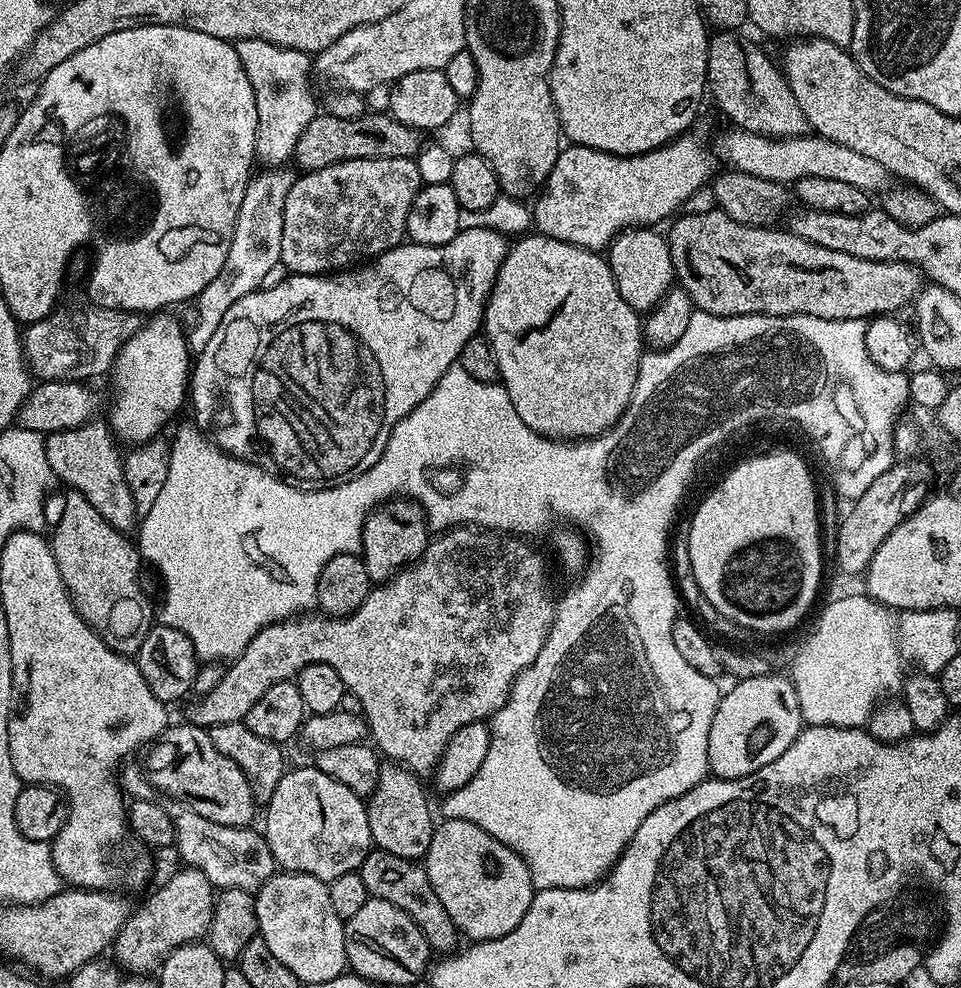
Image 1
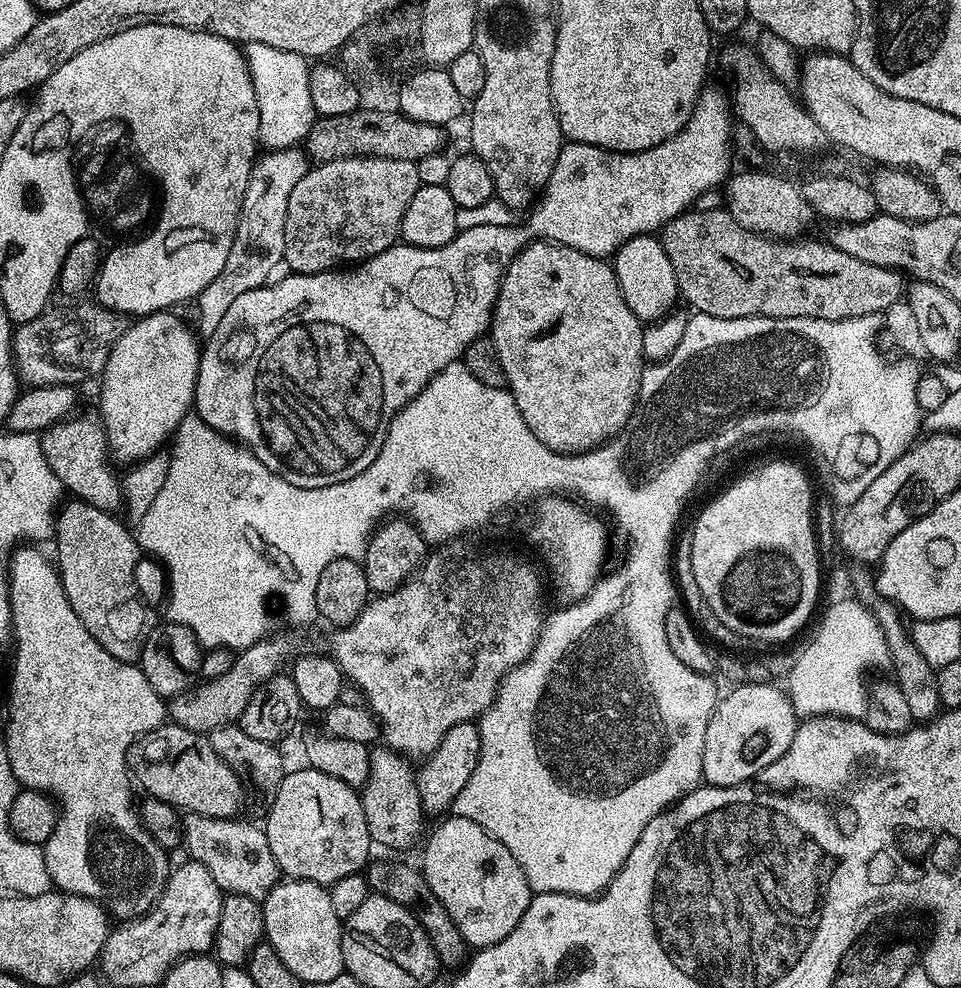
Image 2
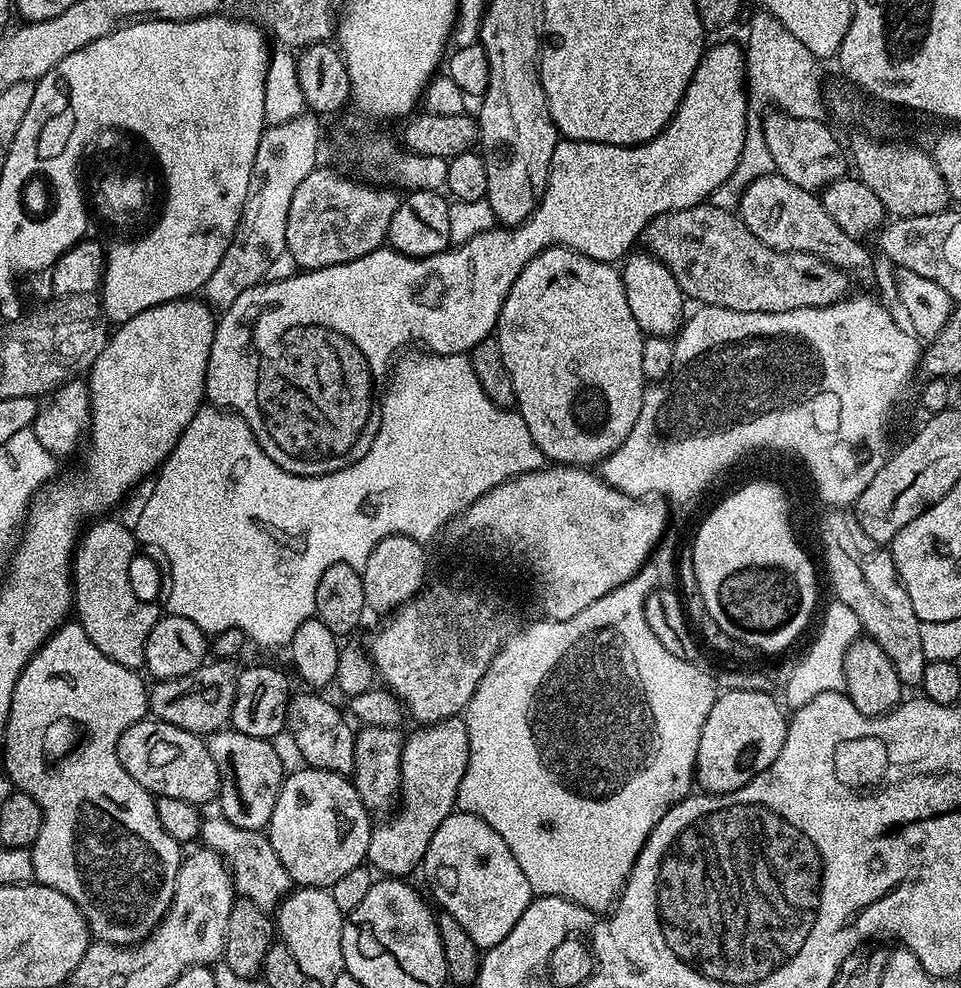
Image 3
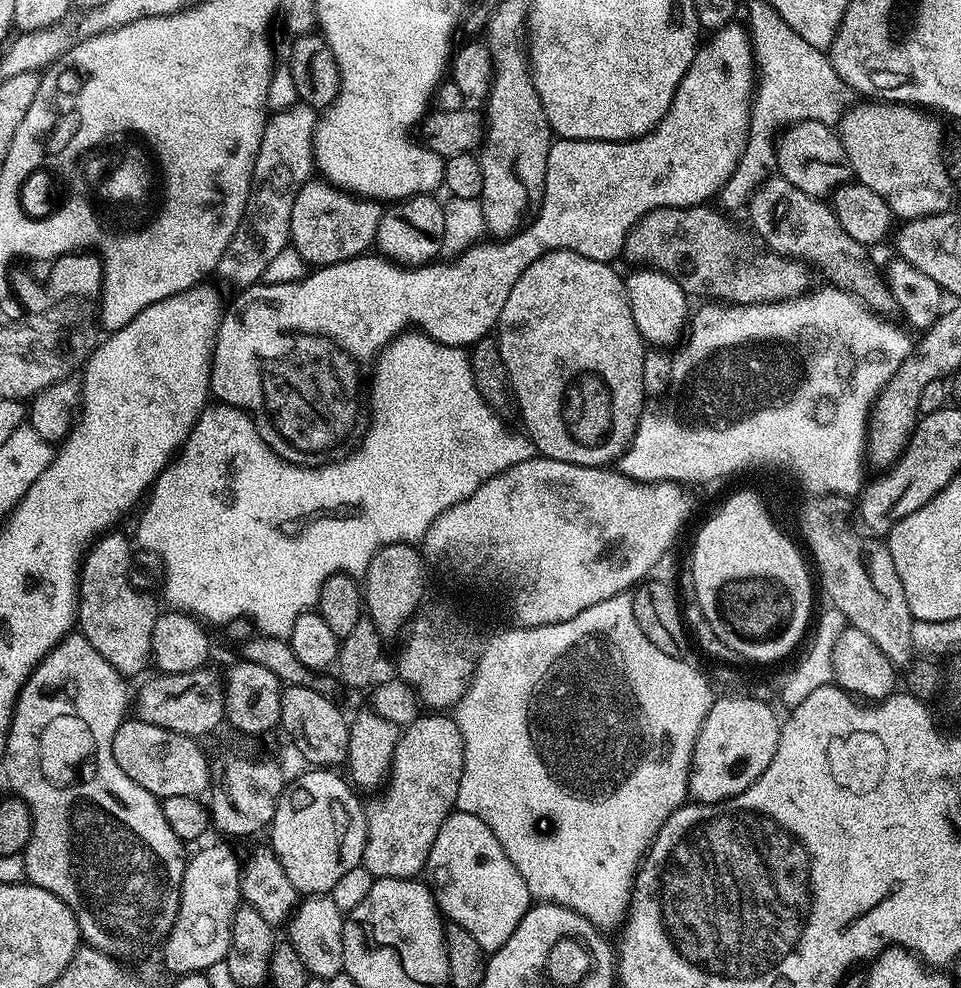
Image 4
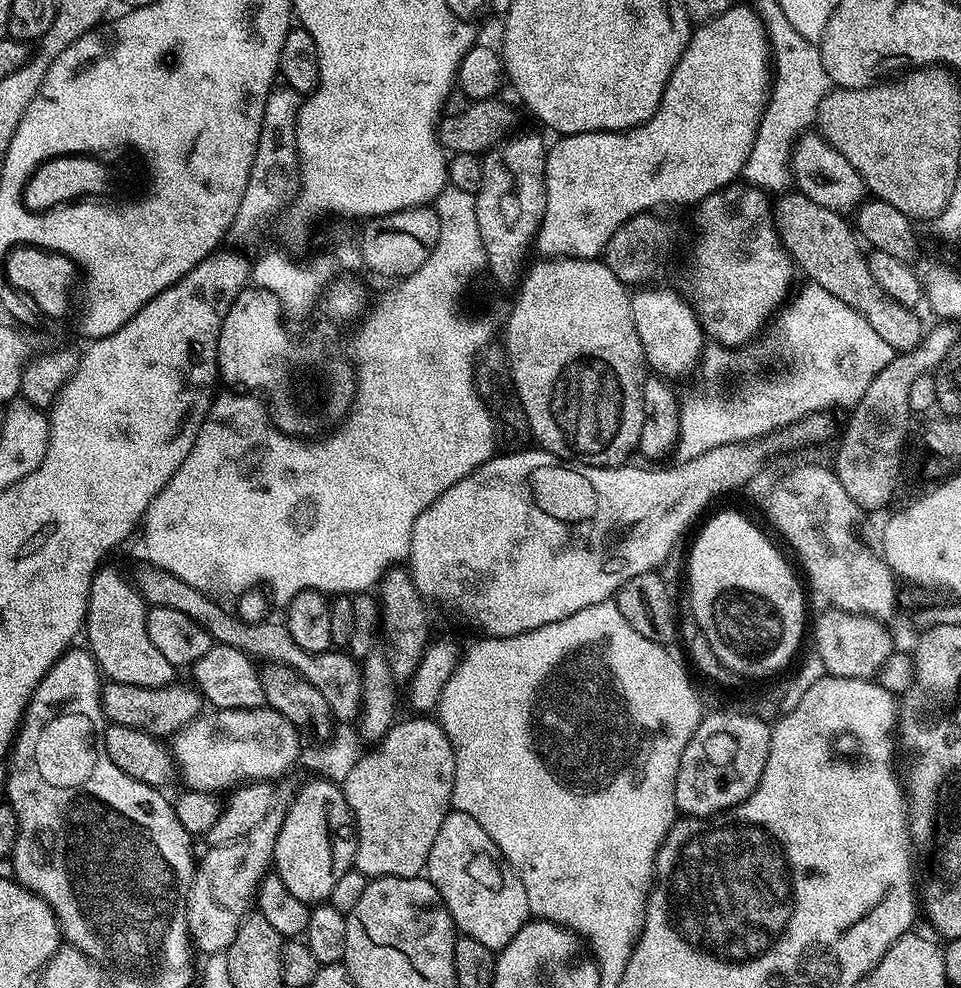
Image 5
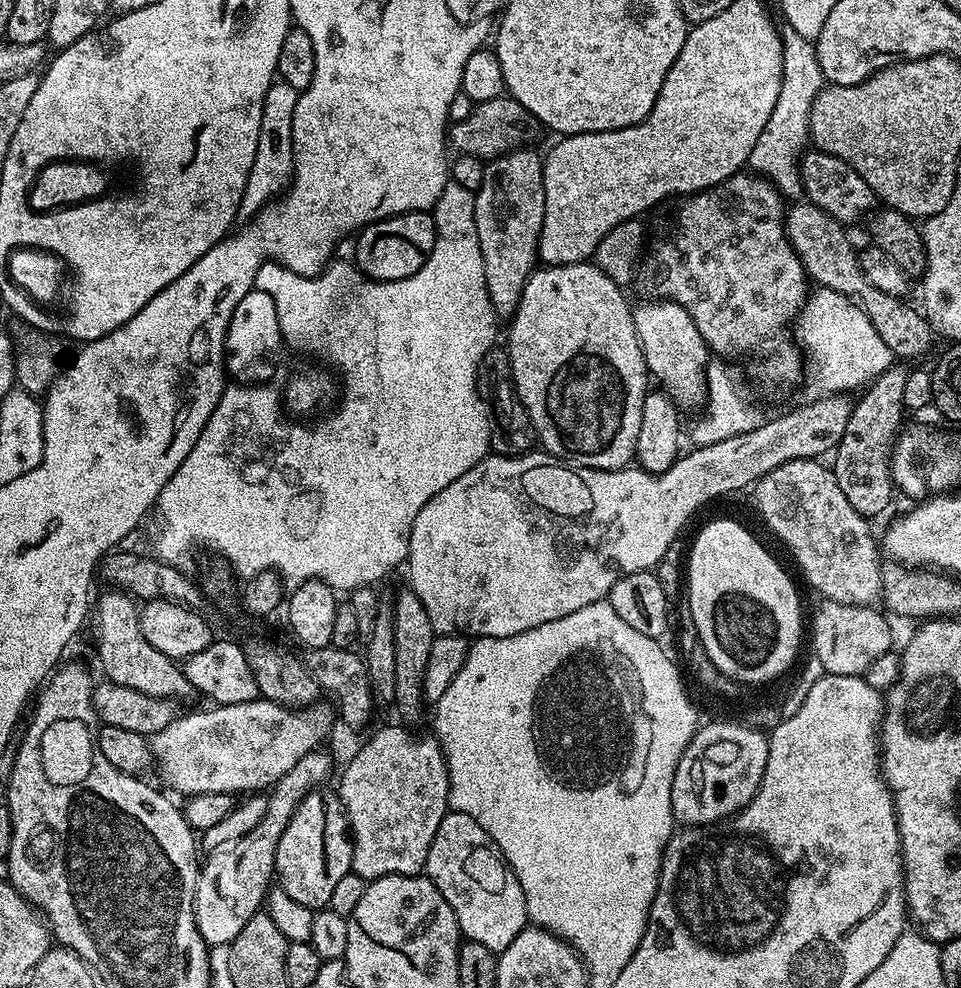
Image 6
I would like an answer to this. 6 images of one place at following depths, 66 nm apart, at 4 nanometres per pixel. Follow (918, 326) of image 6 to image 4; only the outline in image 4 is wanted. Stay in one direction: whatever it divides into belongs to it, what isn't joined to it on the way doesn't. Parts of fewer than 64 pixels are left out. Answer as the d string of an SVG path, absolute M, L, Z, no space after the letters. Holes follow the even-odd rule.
M773 176L752 195L749 210L750 220L769 251L818 268L827 283L851 293L875 313L888 316L895 311L896 299L881 269L879 272L869 259L869 249L843 229L829 203L806 194L781 176Z

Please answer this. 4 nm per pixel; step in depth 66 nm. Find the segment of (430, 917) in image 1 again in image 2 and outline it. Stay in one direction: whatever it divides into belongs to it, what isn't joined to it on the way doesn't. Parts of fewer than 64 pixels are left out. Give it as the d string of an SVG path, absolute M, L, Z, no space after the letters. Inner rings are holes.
M369 863L366 868L368 887L373 893L386 895L392 900L400 900L412 909L416 916L416 921L423 926L430 942L436 951L436 959L439 967L456 968L460 970L467 965L470 959L470 949L466 938L462 938L462 930L454 926L454 918L450 918L450 913L446 911L446 906L438 902L438 898L430 890L426 882L423 871L419 867L411 868L408 864L392 864L387 868L384 864Z

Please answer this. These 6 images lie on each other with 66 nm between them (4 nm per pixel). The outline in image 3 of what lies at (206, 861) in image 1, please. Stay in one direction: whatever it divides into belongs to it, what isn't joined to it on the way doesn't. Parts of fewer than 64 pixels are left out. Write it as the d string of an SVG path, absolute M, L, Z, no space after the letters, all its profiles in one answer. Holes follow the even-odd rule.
M205 819L201 823L199 839L203 847L224 857L228 871L232 873L232 886L236 889L237 897L254 902L254 906L258 906L263 912L275 913L294 888L290 874L286 874L286 866L282 866L282 858L274 854L274 846L263 831L242 830L228 820L215 819Z

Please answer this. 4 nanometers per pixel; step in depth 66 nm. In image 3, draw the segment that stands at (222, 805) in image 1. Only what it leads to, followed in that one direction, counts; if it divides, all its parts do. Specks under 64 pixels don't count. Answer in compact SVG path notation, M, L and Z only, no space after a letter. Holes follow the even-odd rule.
M155 718L134 722L116 743L118 762L138 786L151 792L153 797L182 798L197 806L207 800L215 801L220 790L220 771L210 758L210 750L203 735L170 726Z

